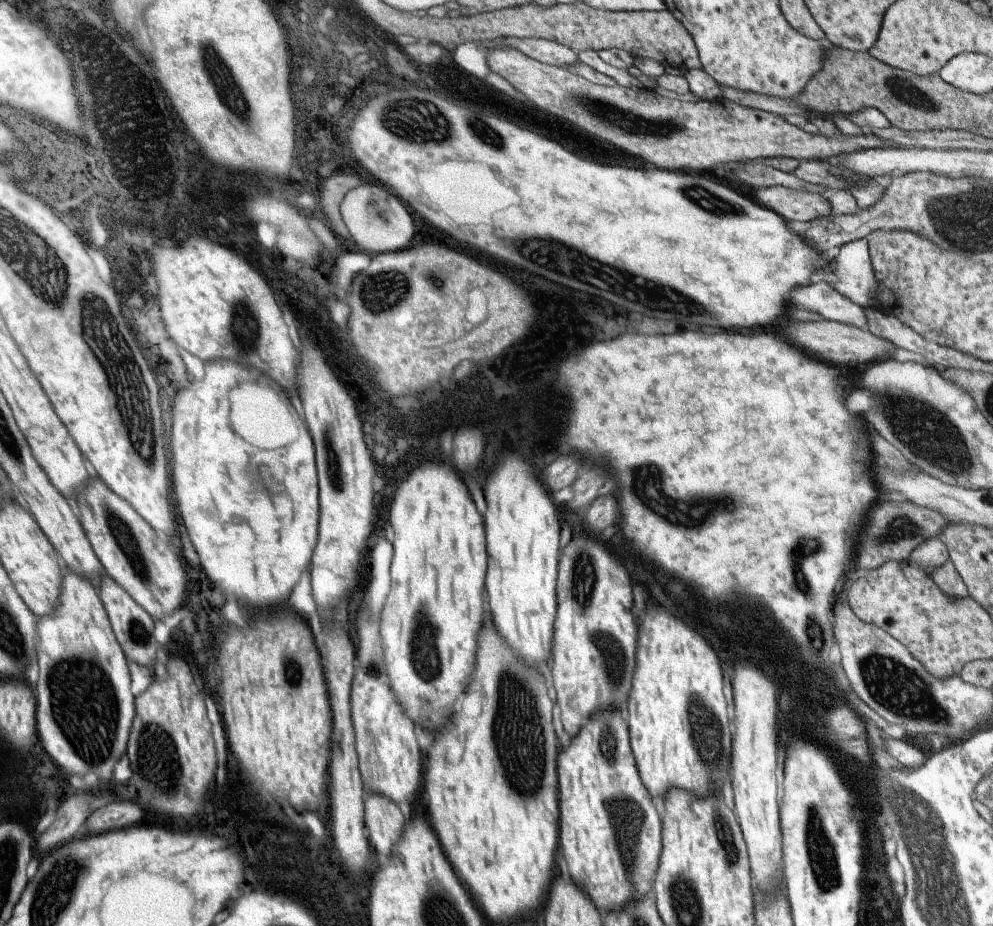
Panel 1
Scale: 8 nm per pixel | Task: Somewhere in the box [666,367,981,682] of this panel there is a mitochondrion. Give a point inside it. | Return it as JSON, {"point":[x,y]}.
{"point":[939,443]}

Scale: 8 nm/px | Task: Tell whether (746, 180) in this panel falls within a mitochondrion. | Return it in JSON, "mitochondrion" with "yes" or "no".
{"mitochondrion":"yes"}

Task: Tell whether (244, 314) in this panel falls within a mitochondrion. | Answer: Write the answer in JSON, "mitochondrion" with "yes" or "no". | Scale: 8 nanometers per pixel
{"mitochondrion":"yes"}

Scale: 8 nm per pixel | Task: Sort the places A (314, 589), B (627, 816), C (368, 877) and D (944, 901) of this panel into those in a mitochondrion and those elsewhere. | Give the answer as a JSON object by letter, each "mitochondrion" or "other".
{"A":"other","B":"mitochondrion","C":"other","D":"mitochondrion"}

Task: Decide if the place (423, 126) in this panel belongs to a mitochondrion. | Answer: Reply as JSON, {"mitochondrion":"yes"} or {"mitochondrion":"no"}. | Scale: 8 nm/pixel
{"mitochondrion":"yes"}

